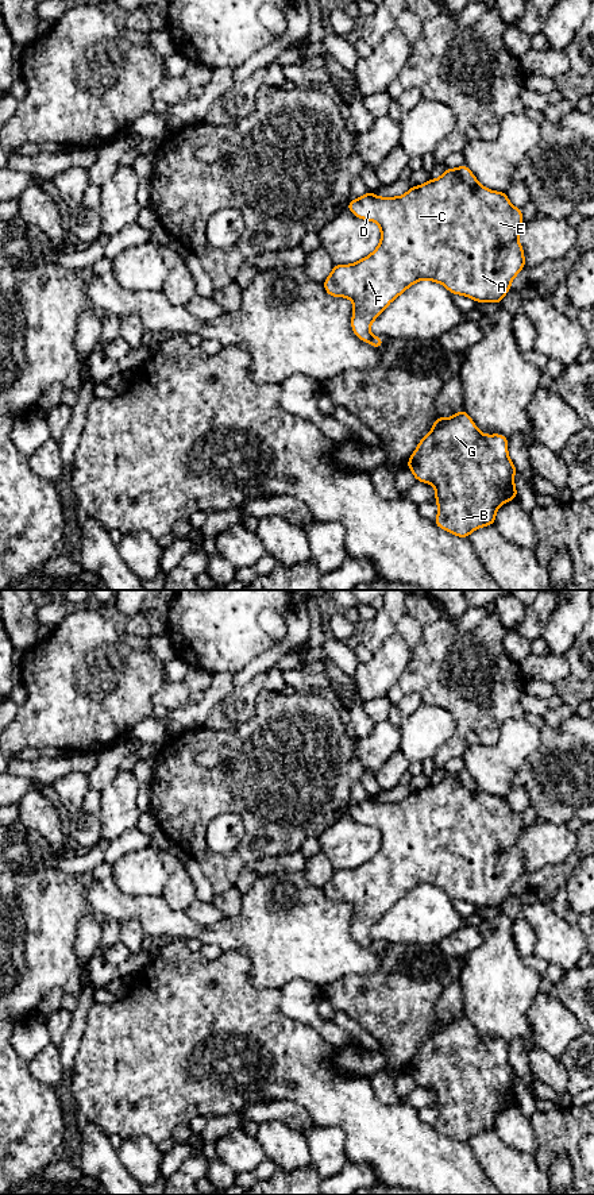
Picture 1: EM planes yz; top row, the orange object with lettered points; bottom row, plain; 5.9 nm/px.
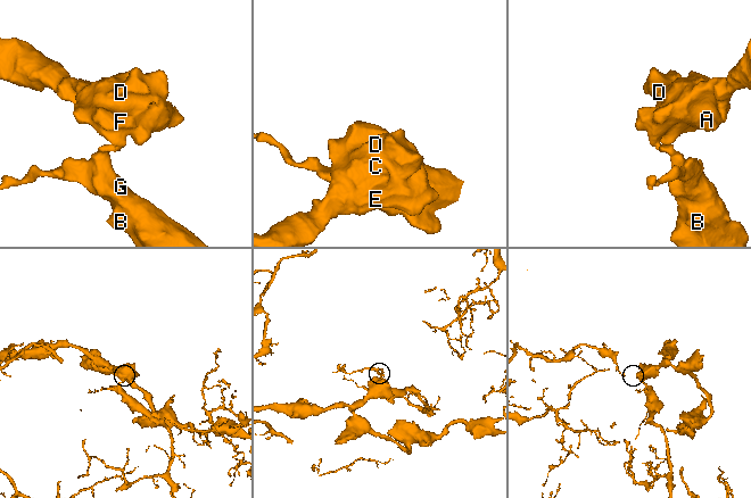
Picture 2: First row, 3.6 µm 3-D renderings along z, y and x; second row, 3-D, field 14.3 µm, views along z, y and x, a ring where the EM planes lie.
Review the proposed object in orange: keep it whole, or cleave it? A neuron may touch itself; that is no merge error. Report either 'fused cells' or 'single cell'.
fused cells

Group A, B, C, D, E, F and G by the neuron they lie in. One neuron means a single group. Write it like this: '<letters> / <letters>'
A C D E F / B G

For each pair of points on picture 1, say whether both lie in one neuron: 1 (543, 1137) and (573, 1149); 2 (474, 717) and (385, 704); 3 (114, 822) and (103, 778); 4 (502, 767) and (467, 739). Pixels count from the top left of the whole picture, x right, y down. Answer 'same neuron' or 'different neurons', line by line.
1: same neuron
2: different neurons
3: different neurons
4: different neurons

